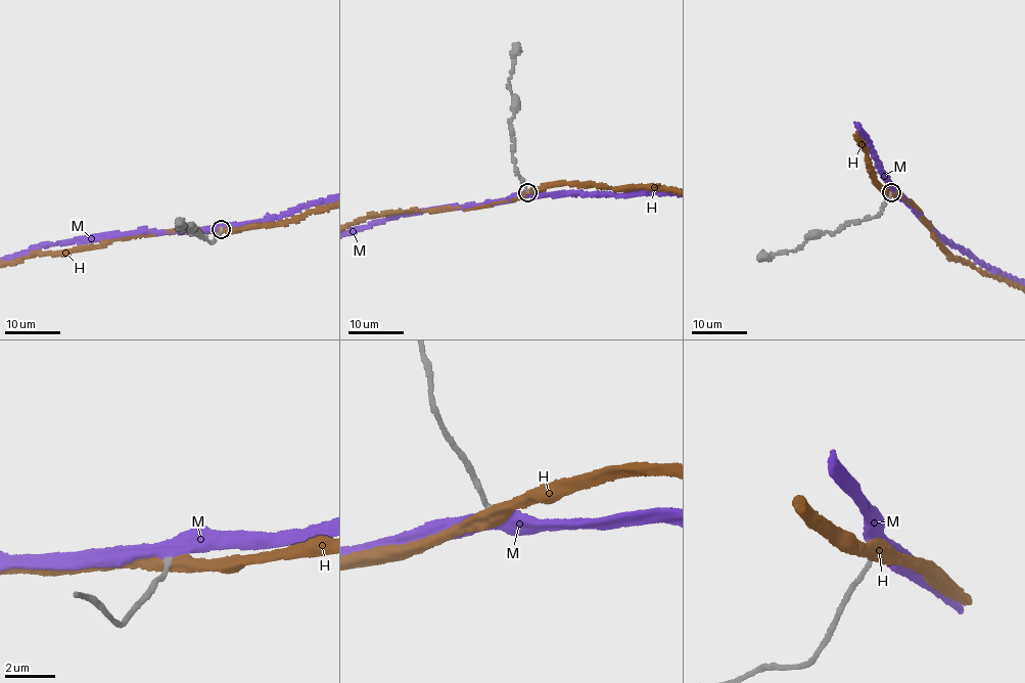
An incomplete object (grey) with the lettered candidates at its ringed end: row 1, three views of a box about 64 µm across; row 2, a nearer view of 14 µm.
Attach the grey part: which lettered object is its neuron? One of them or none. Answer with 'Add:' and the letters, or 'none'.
Add: M

